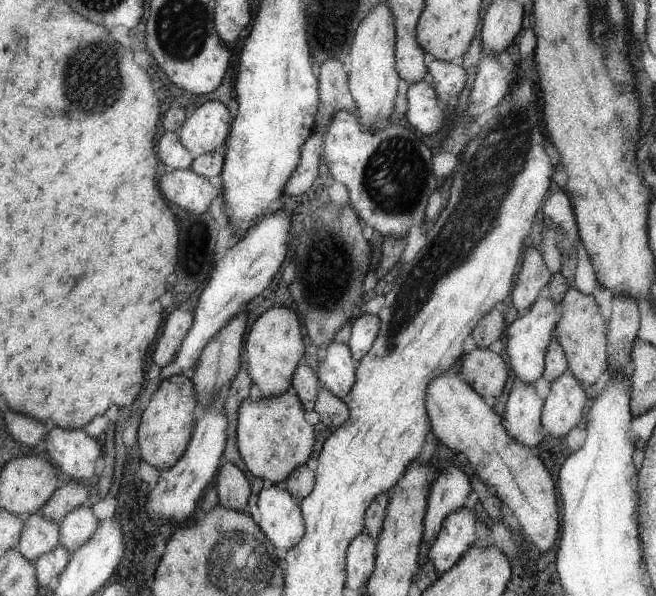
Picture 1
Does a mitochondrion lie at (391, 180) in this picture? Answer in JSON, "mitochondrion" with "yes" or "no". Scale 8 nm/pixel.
{"mitochondrion":"yes"}

